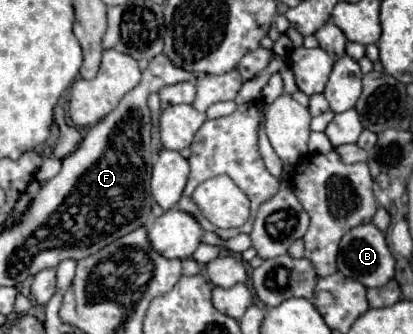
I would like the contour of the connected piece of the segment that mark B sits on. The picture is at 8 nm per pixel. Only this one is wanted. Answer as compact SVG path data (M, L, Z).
M362 223L362 225L354 227L352 231L348 231L344 235L344 239L340 241L340 253L338 253L336 267L342 275L360 281L366 287L382 287L384 283L388 283L394 277L396 259L392 257L390 249L386 245L386 235L374 223Z

